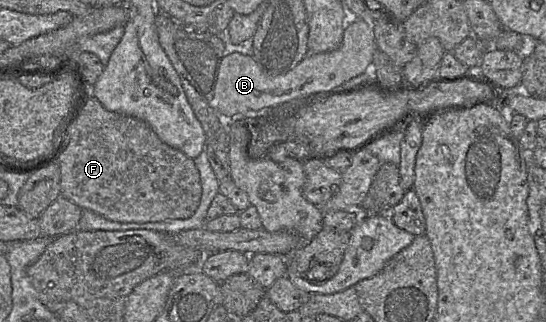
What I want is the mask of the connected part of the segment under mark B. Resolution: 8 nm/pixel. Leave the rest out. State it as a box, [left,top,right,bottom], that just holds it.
[211,18,376,125]

